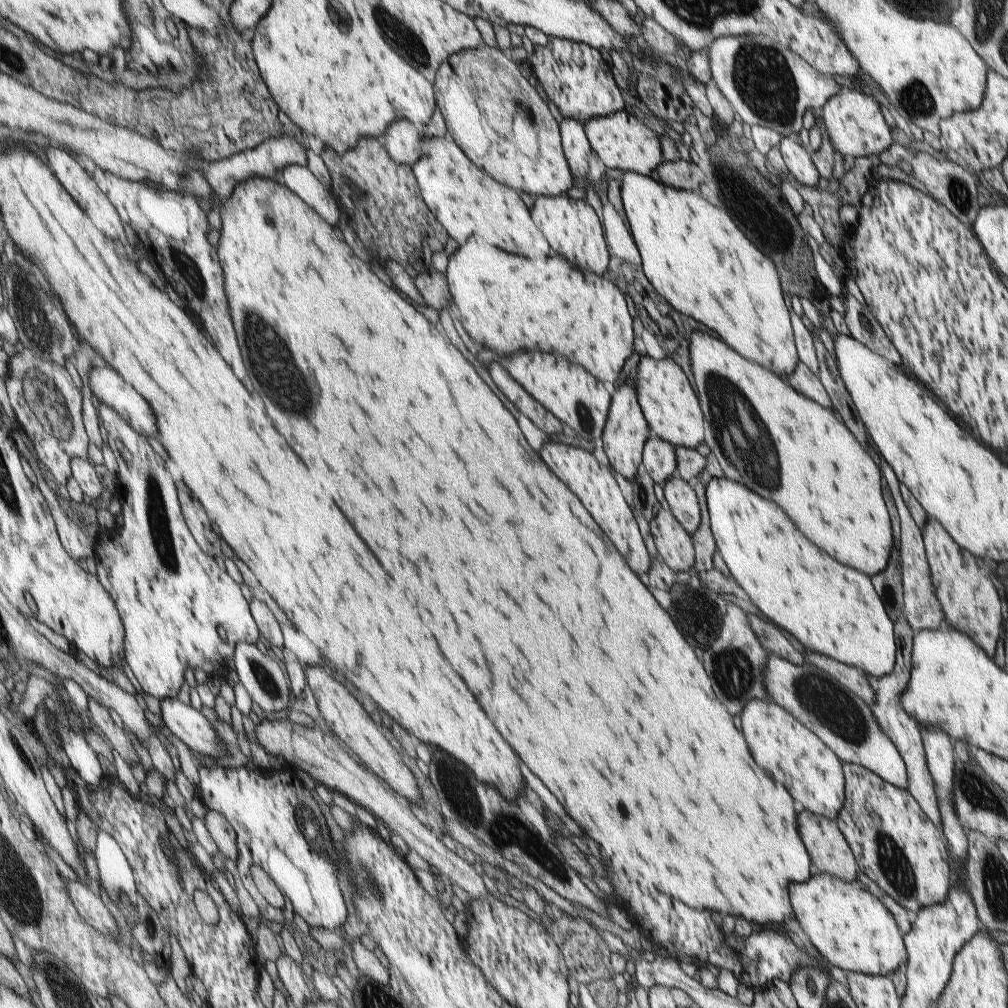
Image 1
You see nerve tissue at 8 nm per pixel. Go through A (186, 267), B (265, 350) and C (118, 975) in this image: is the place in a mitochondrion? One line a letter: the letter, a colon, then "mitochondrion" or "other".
A: mitochondrion
B: mitochondrion
C: other

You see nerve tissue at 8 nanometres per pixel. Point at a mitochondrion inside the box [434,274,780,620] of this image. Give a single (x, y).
(584, 416)

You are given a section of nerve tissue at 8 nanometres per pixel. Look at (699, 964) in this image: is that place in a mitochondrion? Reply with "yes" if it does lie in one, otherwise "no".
no

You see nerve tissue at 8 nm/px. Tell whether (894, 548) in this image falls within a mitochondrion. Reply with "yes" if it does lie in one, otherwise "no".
no

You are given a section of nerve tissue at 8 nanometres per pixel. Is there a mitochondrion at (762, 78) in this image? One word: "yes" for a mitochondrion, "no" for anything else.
yes

